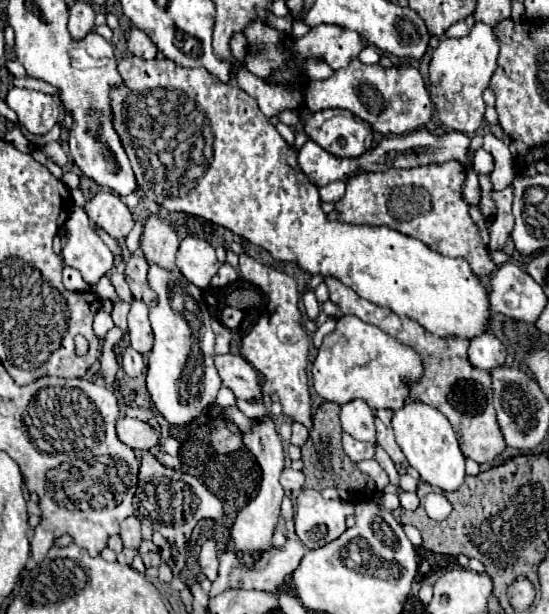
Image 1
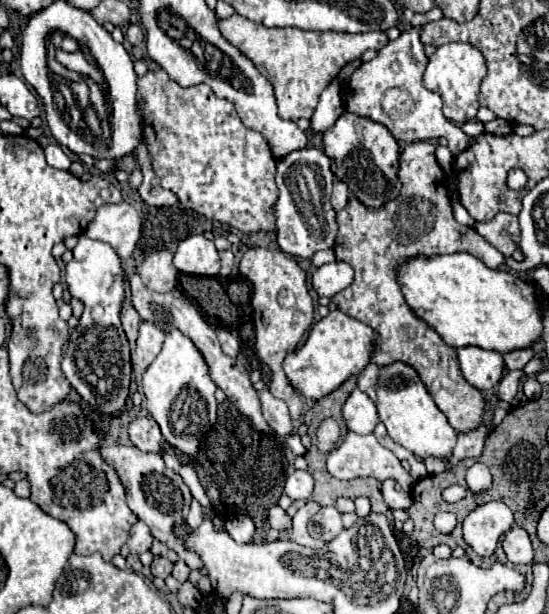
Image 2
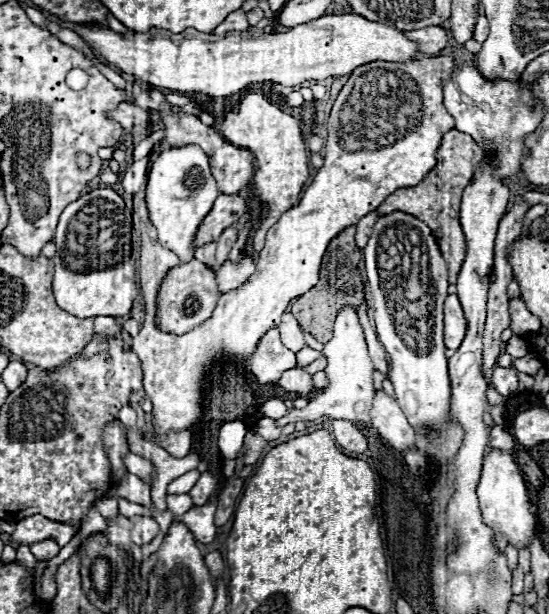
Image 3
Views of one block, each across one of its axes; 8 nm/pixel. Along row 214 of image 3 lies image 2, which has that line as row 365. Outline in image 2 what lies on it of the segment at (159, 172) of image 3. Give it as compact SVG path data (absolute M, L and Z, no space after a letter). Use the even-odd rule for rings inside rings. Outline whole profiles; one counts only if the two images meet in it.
M172 330L166 336L162 352L148 366L142 380L142 390L146 396L146 410L158 422L164 440L190 458L196 458L202 434L206 434L216 422L216 384L192 340L188 340L182 332ZM188 424L196 424L196 432L182 432Z

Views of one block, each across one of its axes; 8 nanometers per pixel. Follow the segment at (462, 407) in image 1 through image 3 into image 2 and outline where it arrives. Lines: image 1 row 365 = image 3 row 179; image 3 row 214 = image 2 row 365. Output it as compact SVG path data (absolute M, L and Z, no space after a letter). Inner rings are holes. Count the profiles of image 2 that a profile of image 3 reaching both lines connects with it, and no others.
M412 142L402 150L398 172L402 180L402 194L398 200L370 212L356 198L350 198L346 208L336 214L340 226L334 246L336 260L348 262L356 276L346 290L332 298L332 302L336 302L344 314L368 324L378 334L372 352L374 364L384 366L392 364L392 360L404 360L406 364L412 364L416 372L424 376L428 392L432 394L438 408L448 416L452 428L456 428L456 432L468 432L484 420L486 402L482 392L464 380L458 366L456 348L448 346L438 332L408 306L400 290L396 266L408 262L408 258L414 256L432 258L436 254L468 252L482 260L488 268L500 268L504 264L504 256L474 228L460 226L456 220L452 220L444 172L436 162L434 152L436 146L432 142Z

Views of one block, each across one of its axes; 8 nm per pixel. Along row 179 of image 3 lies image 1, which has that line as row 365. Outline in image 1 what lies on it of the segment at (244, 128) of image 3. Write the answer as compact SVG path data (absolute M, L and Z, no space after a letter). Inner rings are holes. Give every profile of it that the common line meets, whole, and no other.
M240 254L240 274L244 280L258 286L268 296L268 324L256 324L244 338L240 354L264 376L262 384L262 396L272 396L274 392L280 398L280 404L284 408L283 415L292 422L300 422L308 430L312 428L312 400L308 384L308 356L310 338L306 330L302 328L302 314L298 310L298 286L296 280L276 268L264 266L250 258L248 254Z

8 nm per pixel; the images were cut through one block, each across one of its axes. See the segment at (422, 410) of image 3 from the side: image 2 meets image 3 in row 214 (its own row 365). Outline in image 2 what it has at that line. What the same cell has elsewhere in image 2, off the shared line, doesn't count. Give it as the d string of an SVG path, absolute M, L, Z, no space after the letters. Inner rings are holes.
M392 362L380 368L376 386L376 406L380 420L388 430L388 436L396 444L414 452L418 458L422 460L426 460L428 456L446 458L452 454L452 448L456 446L456 430L450 426L444 412L434 404L422 378L410 364Z

